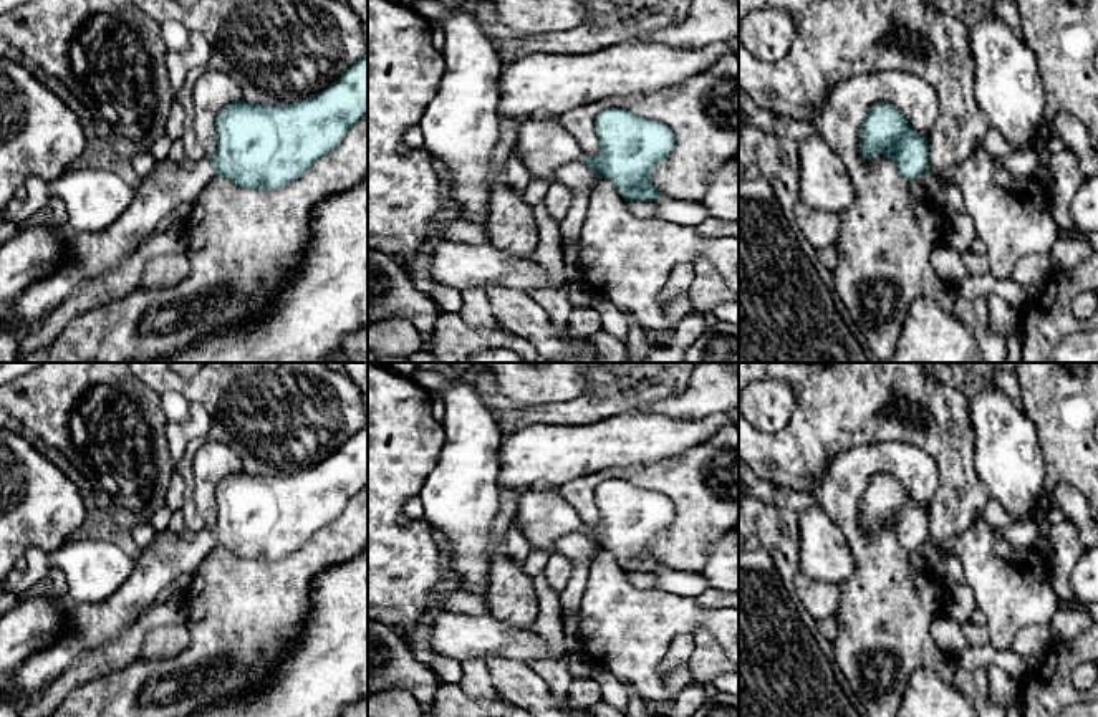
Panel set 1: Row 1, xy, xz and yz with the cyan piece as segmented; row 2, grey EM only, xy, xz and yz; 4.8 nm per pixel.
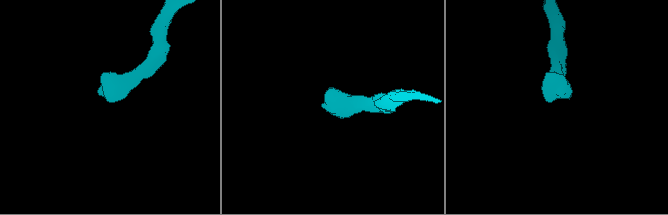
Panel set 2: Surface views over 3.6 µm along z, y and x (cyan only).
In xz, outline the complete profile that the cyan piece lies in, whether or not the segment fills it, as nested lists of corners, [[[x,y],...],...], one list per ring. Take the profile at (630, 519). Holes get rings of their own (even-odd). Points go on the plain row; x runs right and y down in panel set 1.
[[[623,479],[604,480],[596,487],[600,523],[588,528],[565,502],[560,488],[522,492],[513,523],[532,548],[555,553],[555,541],[581,532],[598,550],[609,551],[626,573],[654,573],[661,565],[649,543],[674,520],[672,502],[643,490]]]

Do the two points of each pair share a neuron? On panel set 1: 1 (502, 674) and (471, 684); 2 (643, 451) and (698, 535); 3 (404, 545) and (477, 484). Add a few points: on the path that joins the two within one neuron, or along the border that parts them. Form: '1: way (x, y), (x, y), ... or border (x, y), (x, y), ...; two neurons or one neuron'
1: border (482, 659), (499, 696); two neurons
2: border (686, 449), (661, 461), (611, 467); two neurons
3: border (423, 517), (434, 530); two neurons

